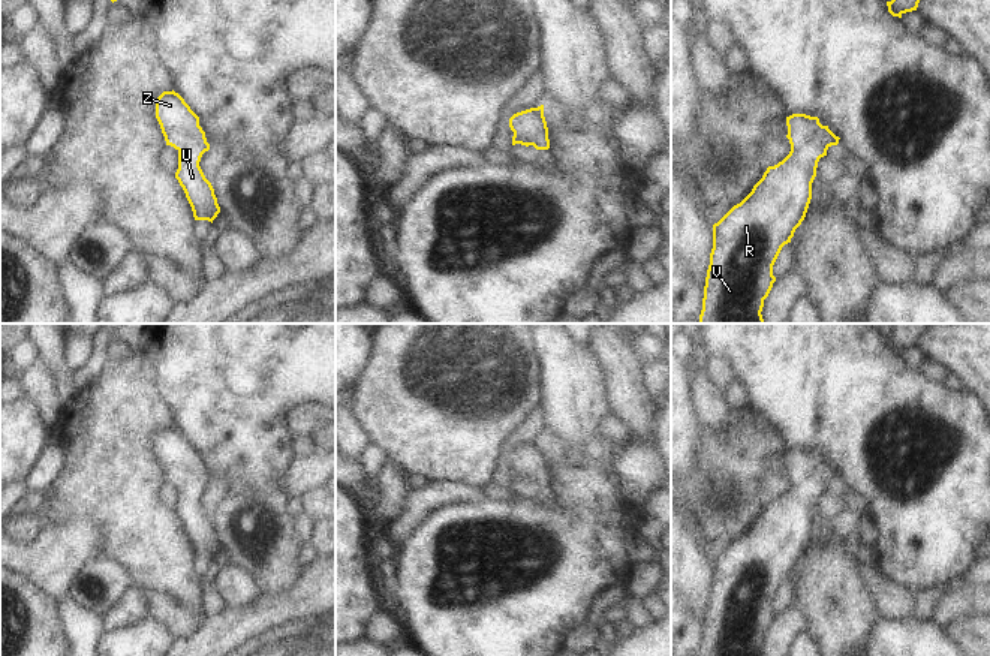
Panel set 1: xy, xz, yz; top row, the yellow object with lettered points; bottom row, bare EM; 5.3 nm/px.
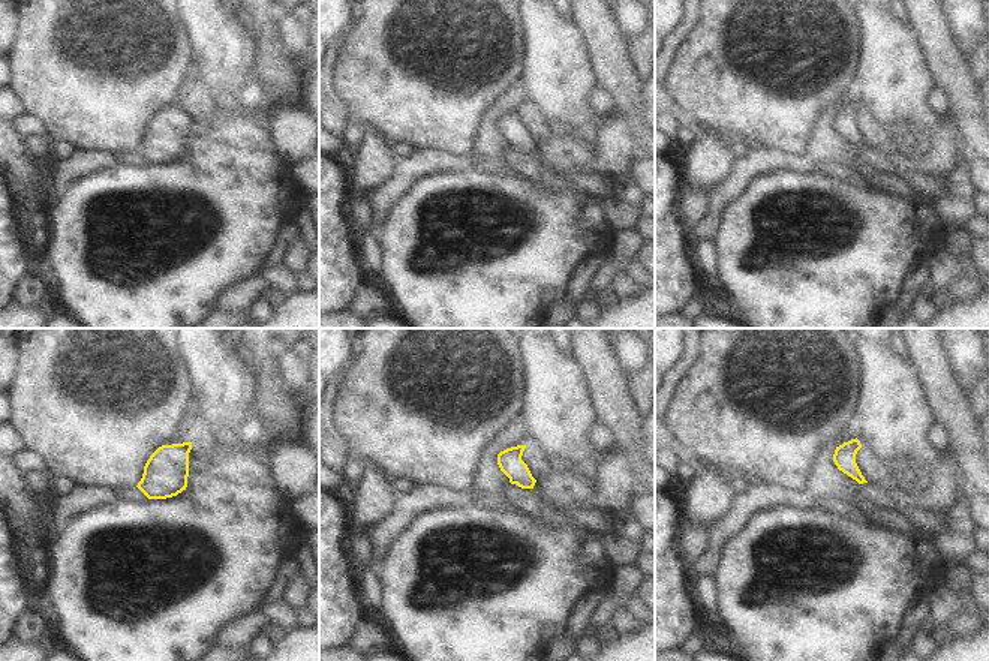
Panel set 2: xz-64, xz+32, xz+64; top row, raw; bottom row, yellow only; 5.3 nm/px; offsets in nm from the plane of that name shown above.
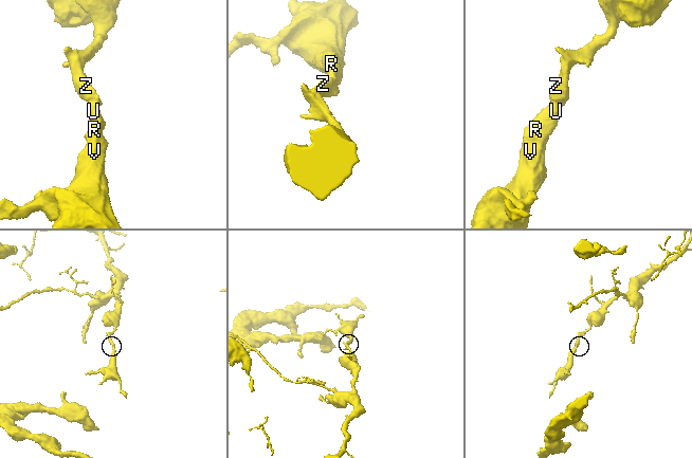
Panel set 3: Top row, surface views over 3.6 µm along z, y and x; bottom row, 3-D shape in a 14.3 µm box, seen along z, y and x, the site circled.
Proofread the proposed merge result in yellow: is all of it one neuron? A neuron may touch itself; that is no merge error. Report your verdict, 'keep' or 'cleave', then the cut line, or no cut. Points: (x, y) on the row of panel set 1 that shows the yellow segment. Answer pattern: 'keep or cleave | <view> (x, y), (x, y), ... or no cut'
keep | no cut

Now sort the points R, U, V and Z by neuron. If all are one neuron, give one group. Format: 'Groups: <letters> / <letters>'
Groups: R U V Z

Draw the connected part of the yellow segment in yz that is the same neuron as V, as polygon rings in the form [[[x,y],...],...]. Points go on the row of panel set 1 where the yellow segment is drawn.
[[[806,114],[786,117],[786,126],[789,154],[777,165],[768,166],[752,192],[713,225],[713,249],[699,324],[764,324],[764,300],[776,282],[773,265],[806,217],[819,159],[840,139],[828,126],[822,126],[818,117]]]

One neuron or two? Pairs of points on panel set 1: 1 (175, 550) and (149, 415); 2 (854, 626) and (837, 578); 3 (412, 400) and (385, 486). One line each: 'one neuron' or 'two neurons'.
1: one neuron
2: one neuron
3: two neurons

